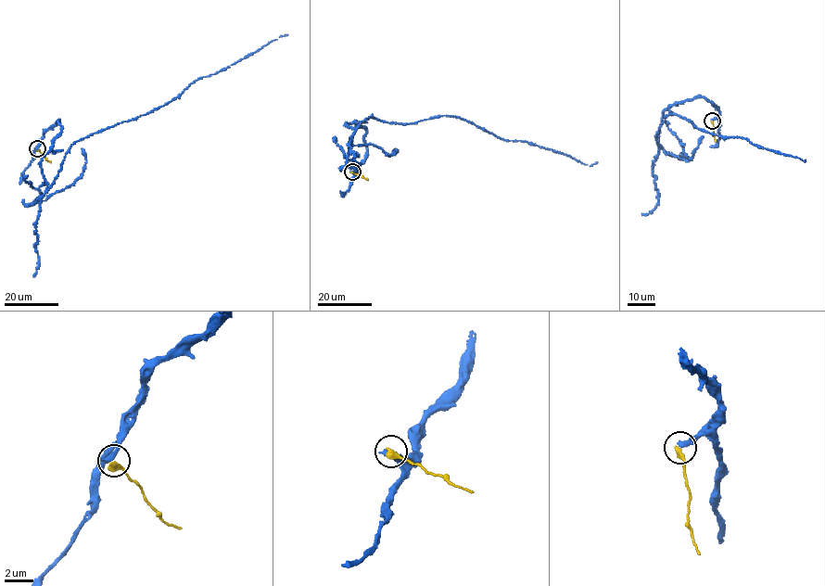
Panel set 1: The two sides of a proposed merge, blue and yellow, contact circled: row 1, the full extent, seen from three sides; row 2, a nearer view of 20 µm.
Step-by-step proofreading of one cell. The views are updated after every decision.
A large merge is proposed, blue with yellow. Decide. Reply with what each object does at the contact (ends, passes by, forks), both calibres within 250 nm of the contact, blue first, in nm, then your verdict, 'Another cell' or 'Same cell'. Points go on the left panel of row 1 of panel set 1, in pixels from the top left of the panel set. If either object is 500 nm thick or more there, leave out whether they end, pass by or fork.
At the ring blue ends. At the ring yellow ends. Thickness 340 nm (blue) against 460 nm. Another cell

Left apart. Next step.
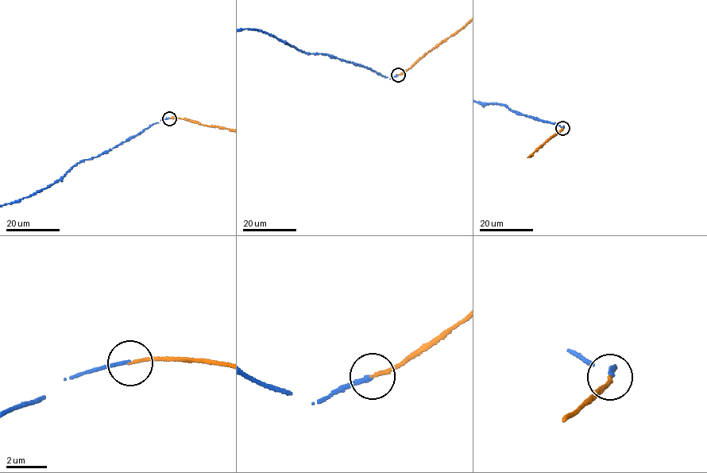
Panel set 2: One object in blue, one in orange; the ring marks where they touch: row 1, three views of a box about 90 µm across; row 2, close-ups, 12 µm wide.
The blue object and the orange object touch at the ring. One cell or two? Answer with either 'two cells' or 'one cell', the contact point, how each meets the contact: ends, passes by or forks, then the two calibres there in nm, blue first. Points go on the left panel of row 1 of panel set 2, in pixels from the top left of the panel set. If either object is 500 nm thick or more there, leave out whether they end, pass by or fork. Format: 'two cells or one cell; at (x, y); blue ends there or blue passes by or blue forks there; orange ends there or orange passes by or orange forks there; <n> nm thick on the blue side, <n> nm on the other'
two cells; at (169, 118); blue ends there; orange ends there; 180 nm thick on the blue side, 150 nm on the other

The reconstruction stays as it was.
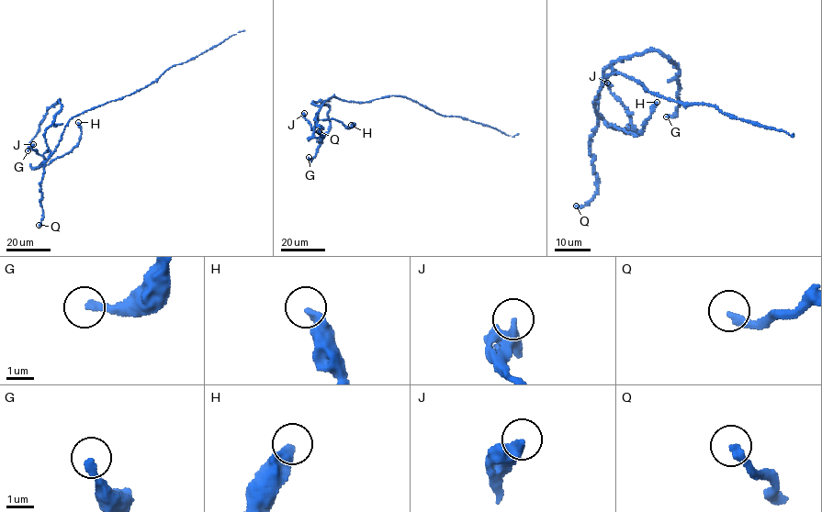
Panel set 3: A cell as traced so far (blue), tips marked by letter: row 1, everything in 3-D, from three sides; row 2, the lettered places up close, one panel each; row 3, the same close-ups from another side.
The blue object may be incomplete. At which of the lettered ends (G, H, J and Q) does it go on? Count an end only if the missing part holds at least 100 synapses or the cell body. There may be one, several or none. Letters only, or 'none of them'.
none of them

